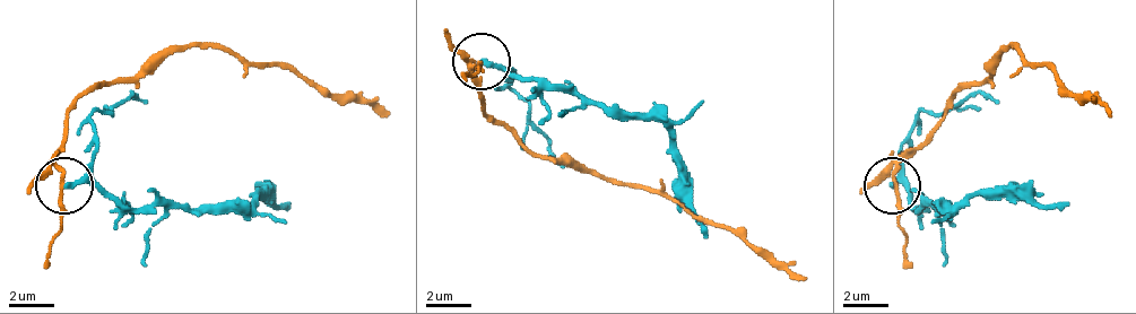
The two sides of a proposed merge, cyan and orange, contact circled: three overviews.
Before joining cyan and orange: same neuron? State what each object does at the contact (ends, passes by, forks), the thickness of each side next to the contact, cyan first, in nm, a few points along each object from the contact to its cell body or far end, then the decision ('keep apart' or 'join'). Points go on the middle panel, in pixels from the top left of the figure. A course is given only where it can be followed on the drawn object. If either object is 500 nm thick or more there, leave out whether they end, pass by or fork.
cyan ends | orange passes by | 240/150 nm | cyan via (483, 60), (517, 71), (539, 88), (574, 88), (614, 116), (653, 116), (670, 134), (676, 197), (705, 237) | orange via (483, 66), (471, 77), (483, 111), (539, 157), (574, 157), (608, 180), (648, 185), (808, 277) | keep apart

